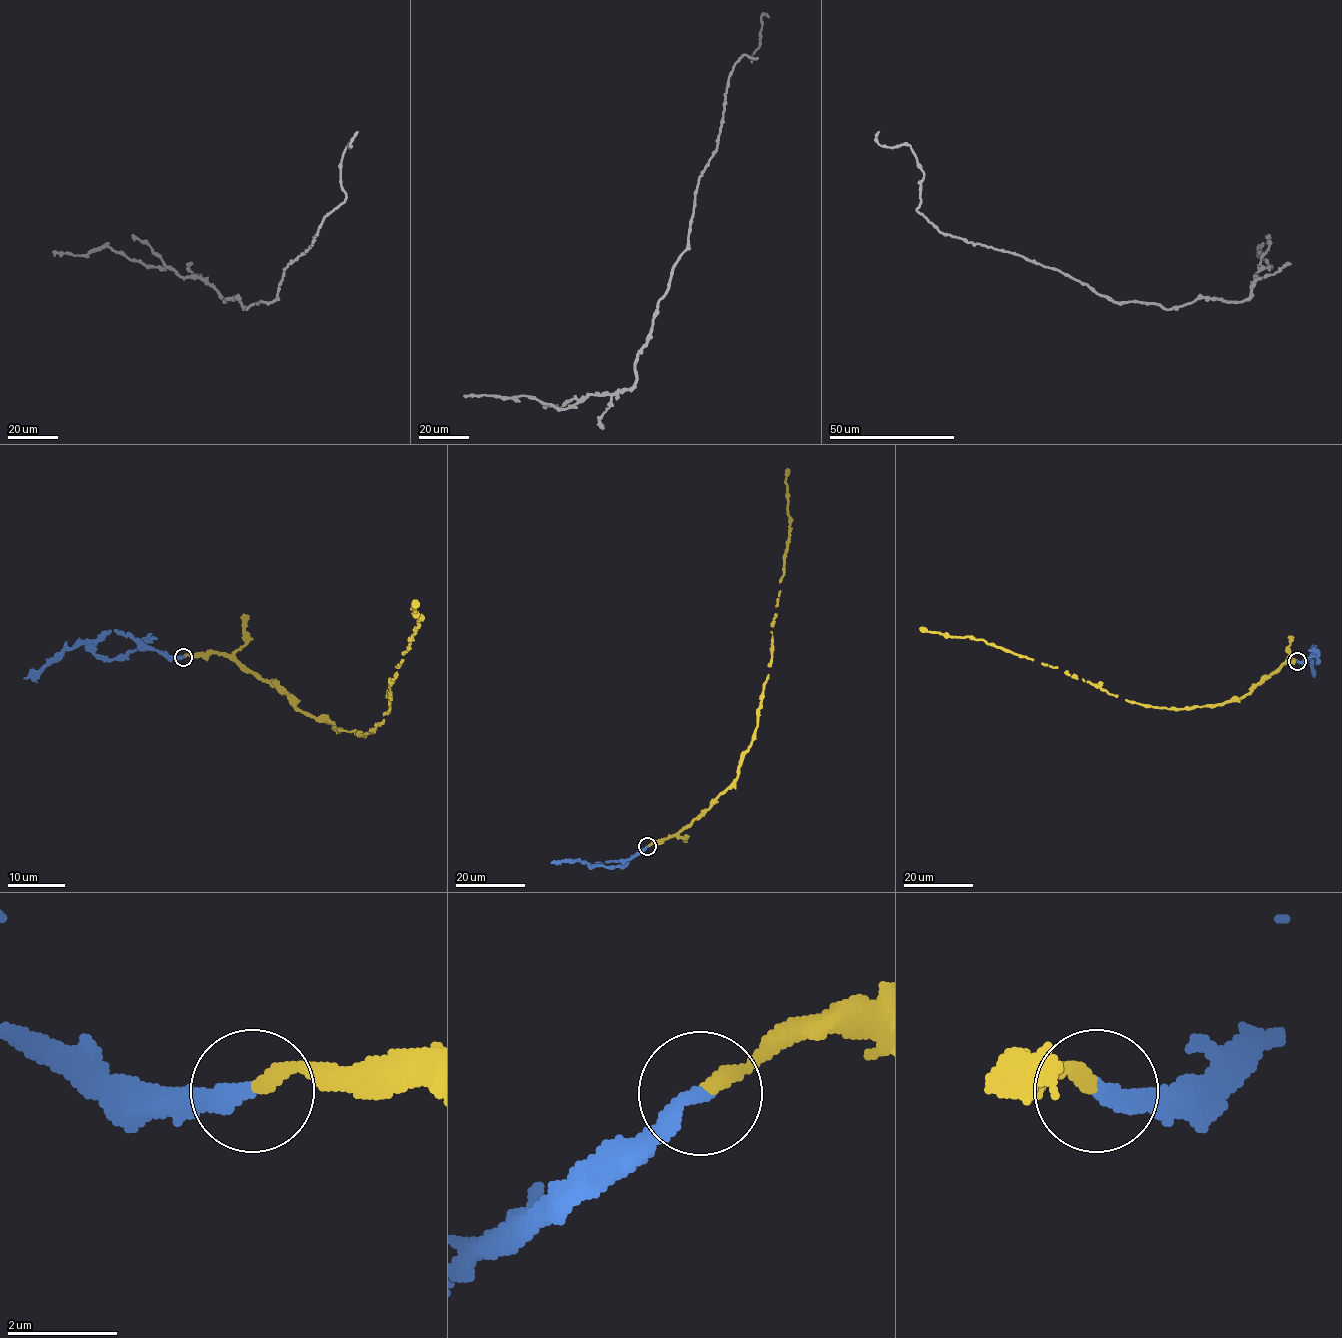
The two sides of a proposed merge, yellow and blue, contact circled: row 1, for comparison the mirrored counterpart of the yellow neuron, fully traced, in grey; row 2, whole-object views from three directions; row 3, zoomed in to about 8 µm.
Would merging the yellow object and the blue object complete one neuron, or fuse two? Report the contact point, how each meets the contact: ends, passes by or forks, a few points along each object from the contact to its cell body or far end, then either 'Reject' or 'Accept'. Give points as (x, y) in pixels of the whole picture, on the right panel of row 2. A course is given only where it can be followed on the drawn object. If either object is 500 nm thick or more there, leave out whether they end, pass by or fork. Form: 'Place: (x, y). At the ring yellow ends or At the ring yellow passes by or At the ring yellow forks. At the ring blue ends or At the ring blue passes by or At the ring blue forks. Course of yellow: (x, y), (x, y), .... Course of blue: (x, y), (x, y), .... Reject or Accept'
Place: (1297, 661). At the ring yellow ends. At the ring blue ends. Course of yellow: (1298, 662), (1286, 661), (1238, 698), (1176, 709), (1126, 701), (1057, 668), (983, 640), (945, 636), (920, 628). Course of blue: (1298, 662), (1317, 655), (1318, 662), (1315, 653), (1311, 656), (1314, 675). Accept

